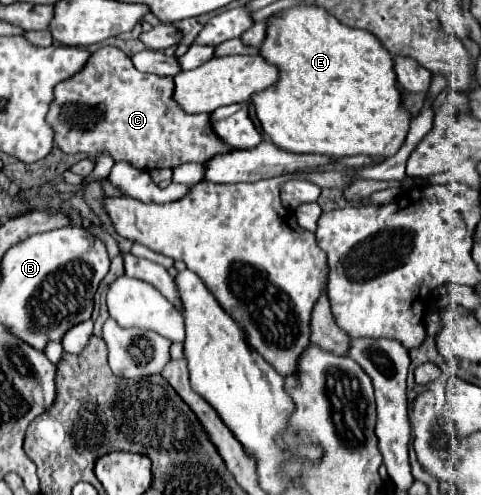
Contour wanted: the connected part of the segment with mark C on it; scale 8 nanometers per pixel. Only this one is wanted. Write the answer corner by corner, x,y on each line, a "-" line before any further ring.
101,47
91,55
83,71
55,87
55,101
51,103
47,115
47,121
55,129
55,145
59,145
59,149
65,153
87,153
91,159
95,159
103,151
109,151
115,157
115,161
129,161
133,167
141,171
151,171
155,167
173,169
187,161
205,163
207,159
211,159
211,155
233,151
233,147
227,147
211,131
211,115
209,113
187,115
179,107
179,103
173,101
173,89
175,89
173,79
141,73
135,69
131,59
117,47

